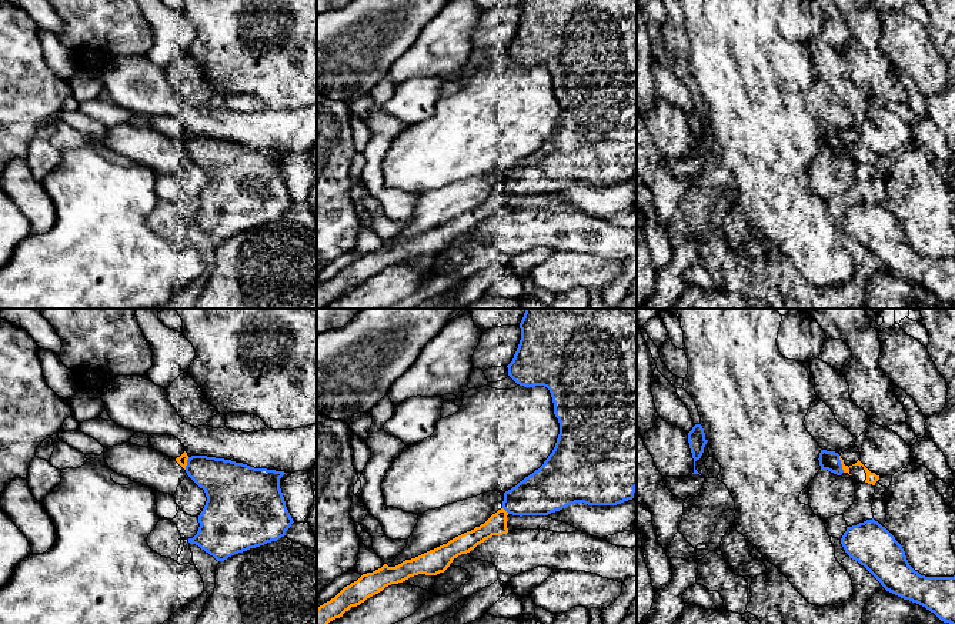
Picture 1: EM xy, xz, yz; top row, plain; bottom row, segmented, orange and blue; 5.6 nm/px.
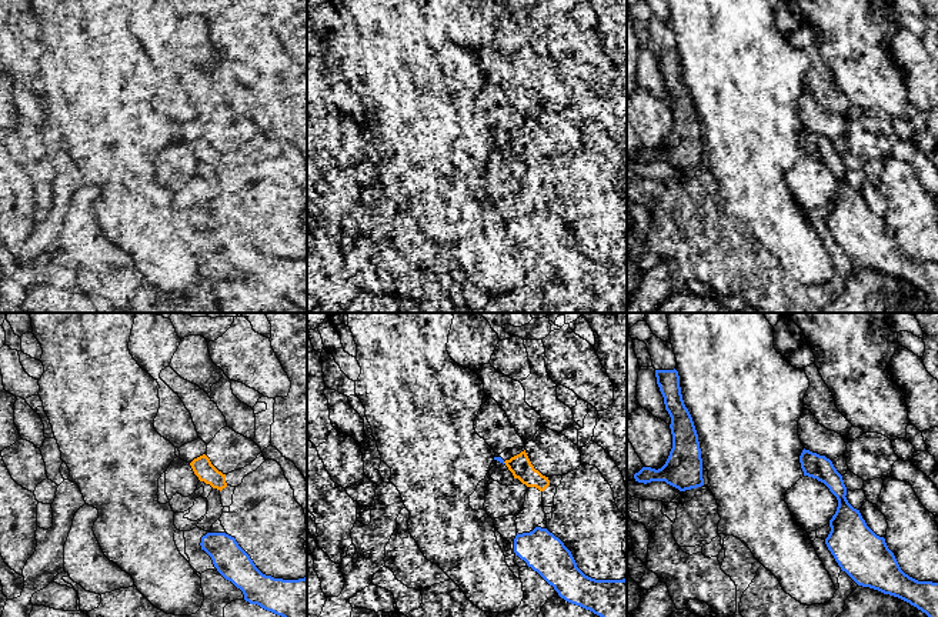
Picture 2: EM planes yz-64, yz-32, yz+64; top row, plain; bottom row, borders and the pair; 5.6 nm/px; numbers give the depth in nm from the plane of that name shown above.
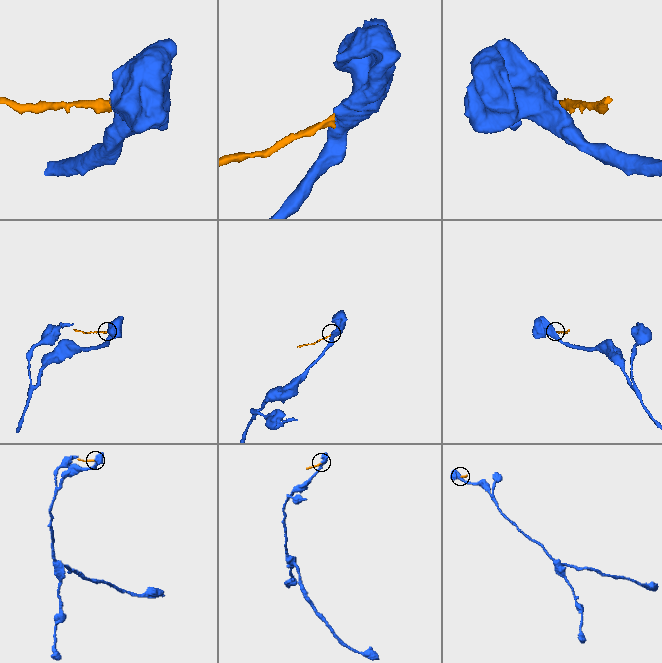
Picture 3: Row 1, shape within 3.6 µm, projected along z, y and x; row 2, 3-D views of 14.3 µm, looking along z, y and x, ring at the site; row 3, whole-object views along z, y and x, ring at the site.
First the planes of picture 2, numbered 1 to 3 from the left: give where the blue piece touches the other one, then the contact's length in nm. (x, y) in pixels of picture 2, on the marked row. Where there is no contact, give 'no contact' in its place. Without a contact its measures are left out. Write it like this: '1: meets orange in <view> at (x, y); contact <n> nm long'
1: no contact
2: no contact
3: no contact

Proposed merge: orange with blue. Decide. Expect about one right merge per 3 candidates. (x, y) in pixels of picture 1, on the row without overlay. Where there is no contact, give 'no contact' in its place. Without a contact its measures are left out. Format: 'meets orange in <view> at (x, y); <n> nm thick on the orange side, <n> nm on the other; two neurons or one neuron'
meets orange in yz at (842, 144); 60 nm thick on the orange side, 110 nm on the other; two neurons

